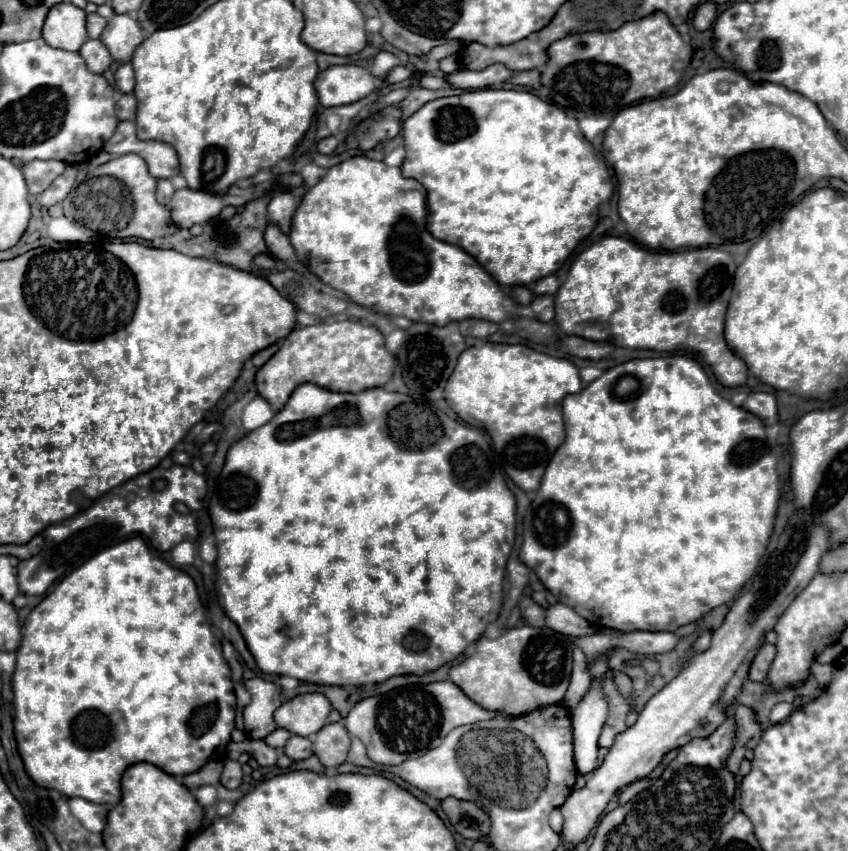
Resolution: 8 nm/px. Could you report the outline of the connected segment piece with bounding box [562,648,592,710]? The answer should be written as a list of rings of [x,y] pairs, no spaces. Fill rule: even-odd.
[[[574,648],[574,670],[572,670],[572,678],[570,678],[570,688],[564,696],[564,706],[568,710],[574,710],[574,706],[578,704],[578,700],[586,694],[588,686],[590,686],[590,672],[586,668],[586,660],[580,648]]]

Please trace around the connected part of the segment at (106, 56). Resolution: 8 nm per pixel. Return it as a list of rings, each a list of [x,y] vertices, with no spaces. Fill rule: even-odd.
[[[86,40],[80,48],[80,54],[84,56],[84,60],[86,60],[88,68],[92,68],[92,72],[104,72],[112,62],[112,56],[102,40]]]

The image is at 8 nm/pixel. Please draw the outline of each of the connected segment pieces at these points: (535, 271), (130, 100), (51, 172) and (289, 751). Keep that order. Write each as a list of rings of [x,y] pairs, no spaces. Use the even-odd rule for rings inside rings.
[[[484,88],[484,90],[472,90],[472,92],[462,92],[458,96],[432,100],[428,104],[424,104],[418,112],[414,112],[410,118],[406,118],[402,124],[402,136],[404,136],[404,148],[406,148],[406,160],[402,164],[402,174],[418,180],[428,192],[428,210],[430,210],[428,212],[428,232],[432,232],[432,236],[438,240],[464,248],[468,254],[472,254],[476,260],[480,260],[480,264],[484,264],[484,270],[490,272],[502,286],[514,286],[514,284],[528,286],[544,276],[554,274],[566,262],[566,258],[574,252],[578,242],[584,240],[594,230],[594,226],[598,222],[598,208],[600,208],[600,204],[610,200],[612,190],[614,190],[606,162],[596,156],[594,146],[590,144],[595,137],[604,133],[610,126],[614,114],[608,116],[608,114],[576,112],[575,116],[577,120],[568,116],[564,110],[556,108],[554,104],[540,100],[538,96],[534,96],[530,92]],[[464,96],[472,96],[472,100],[468,100],[468,108],[472,108],[472,116],[468,116],[468,112],[464,112]]]
[[[132,92],[120,94],[116,108],[118,108],[116,114],[118,114],[120,120],[134,120],[136,118],[136,98],[134,98],[134,94]]]
[[[32,160],[22,166],[30,194],[44,192],[54,182],[54,178],[60,176],[64,170],[66,164],[60,160]]]
[[[290,736],[286,746],[284,746],[284,754],[290,758],[290,760],[304,760],[304,758],[310,758],[312,756],[312,742],[310,738],[304,738],[304,736]]]

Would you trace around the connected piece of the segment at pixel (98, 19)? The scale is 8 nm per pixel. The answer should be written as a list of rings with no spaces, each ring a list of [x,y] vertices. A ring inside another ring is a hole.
[[[96,12],[94,14],[88,14],[88,18],[86,18],[86,30],[88,30],[88,36],[90,38],[100,38],[100,34],[102,34],[102,30],[106,28],[106,18],[102,18],[102,16],[98,16]]]

